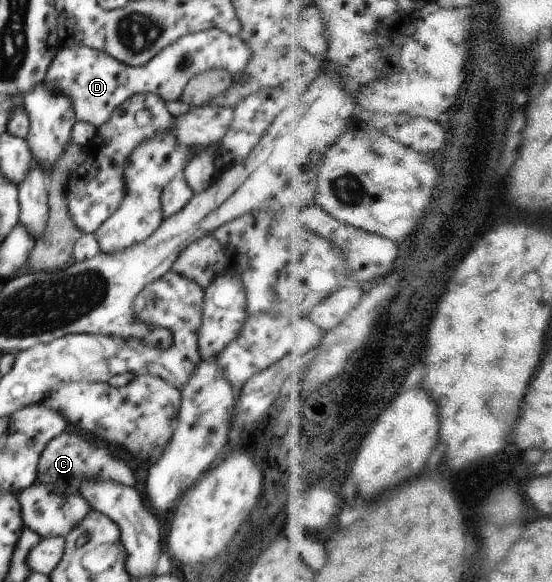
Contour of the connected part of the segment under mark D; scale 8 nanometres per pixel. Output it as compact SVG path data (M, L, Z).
M207 29L184 37L163 47L146 65L129 66L115 60L107 53L89 47L69 47L61 49L43 79L45 87L53 87L59 95L65 95L73 101L76 121L86 121L93 127L99 127L109 121L111 113L124 104L132 95L155 93L163 101L178 101L185 85L193 77L209 69L225 69L235 81L245 81L251 57L249 45L240 36L229 35L221 29Z

